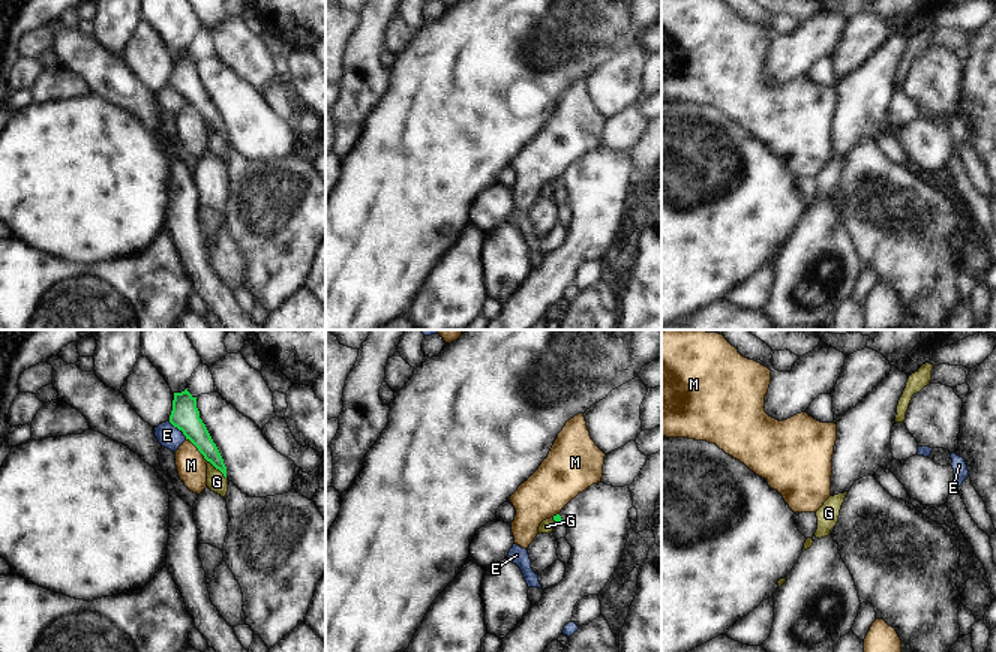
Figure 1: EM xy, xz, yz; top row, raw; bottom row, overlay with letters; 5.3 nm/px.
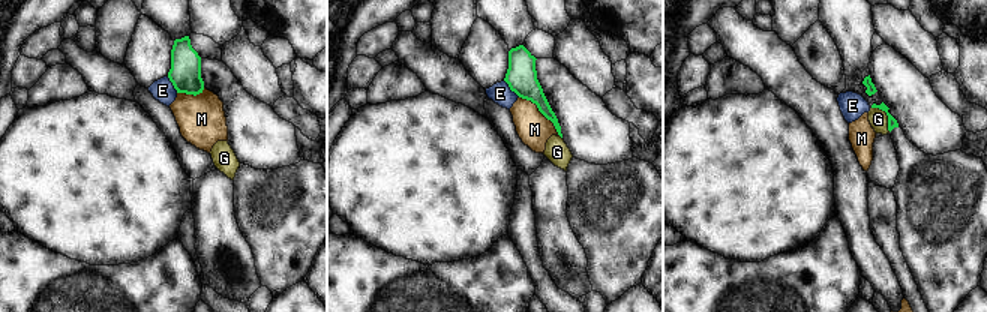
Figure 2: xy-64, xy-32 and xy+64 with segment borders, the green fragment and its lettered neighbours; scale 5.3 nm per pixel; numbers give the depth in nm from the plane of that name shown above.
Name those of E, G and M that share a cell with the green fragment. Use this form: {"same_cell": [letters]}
{"same_cell": []}

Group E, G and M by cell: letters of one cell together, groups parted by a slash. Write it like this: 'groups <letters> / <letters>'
groups E / G / M

